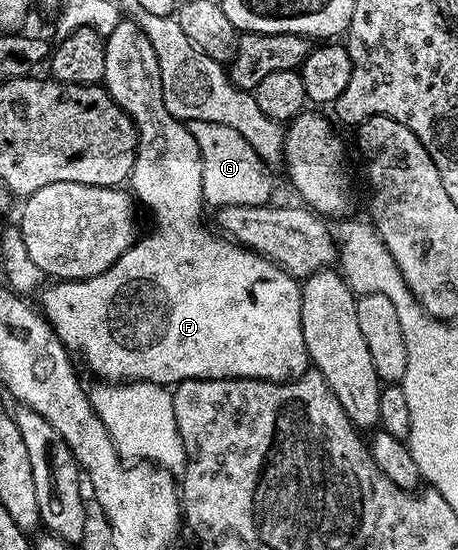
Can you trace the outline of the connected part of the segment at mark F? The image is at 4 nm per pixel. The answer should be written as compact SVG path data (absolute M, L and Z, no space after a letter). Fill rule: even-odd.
M122 19L111 31L111 35L105 38L105 66L103 67L103 82L105 90L115 99L120 109L125 109L127 115L135 123L137 128L137 154L135 155L135 167L131 171L127 182L133 197L146 205L153 212L153 221L157 226L150 237L143 236L133 242L133 245L123 255L116 259L111 267L107 267L105 273L95 275L93 278L83 278L81 281L54 280L46 284L40 290L40 312L46 321L59 335L59 339L65 344L74 358L85 360L85 365L91 372L105 383L124 383L127 381L150 381L156 385L175 387L181 381L191 379L235 379L246 377L247 379L259 379L260 381L275 381L284 383L292 381L303 371L303 346L300 325L301 285L298 278L293 277L285 269L270 261L263 254L253 249L245 248L220 232L211 230L205 226L204 213L207 212L205 196L203 195L203 163L199 155L199 143L195 139L192 128L186 122L179 120L163 103L163 78L159 75L159 59L155 56L155 47L151 47L151 39L143 35L143 31L133 21Z

